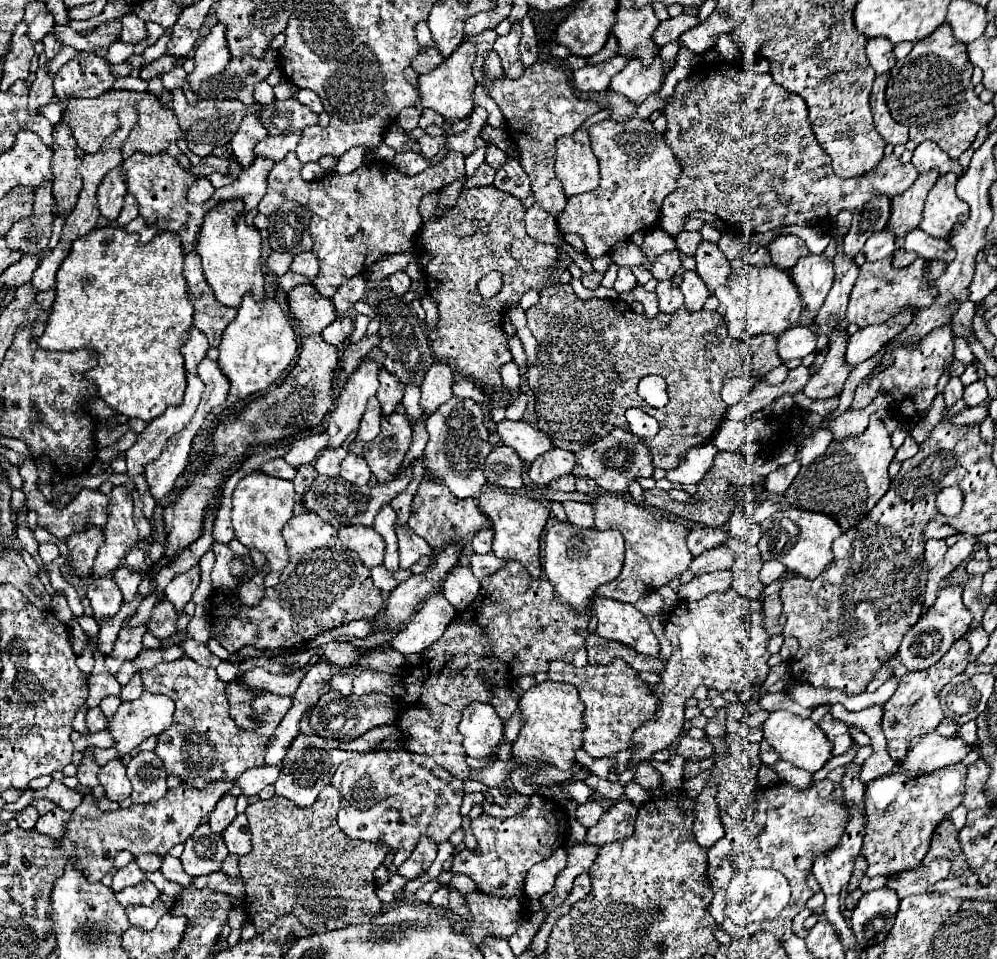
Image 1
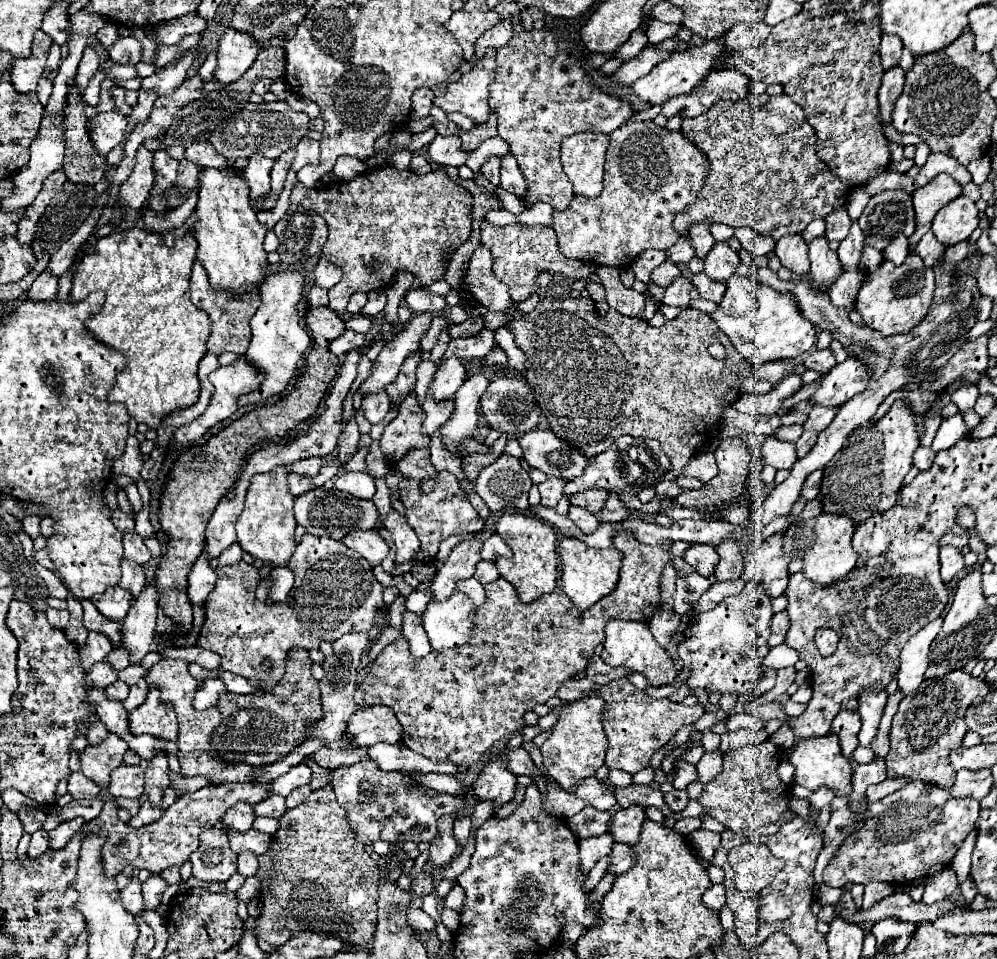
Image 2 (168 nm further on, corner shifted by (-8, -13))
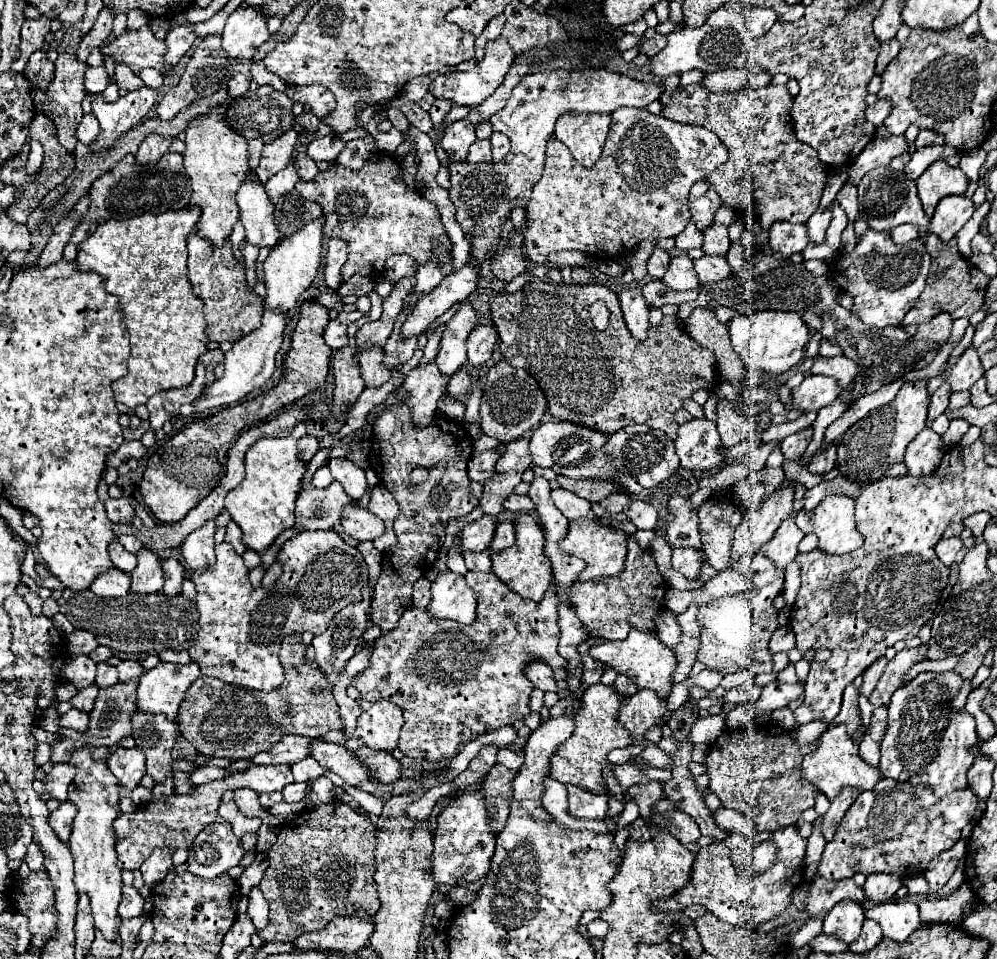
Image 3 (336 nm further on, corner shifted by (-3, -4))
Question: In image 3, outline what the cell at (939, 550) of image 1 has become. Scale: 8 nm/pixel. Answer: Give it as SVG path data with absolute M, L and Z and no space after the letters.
M951 537L951 539L941 539L941 541L937 543L937 547L935 547L935 553L937 553L937 557L939 557L945 565L951 565L961 549L963 549L961 537Z

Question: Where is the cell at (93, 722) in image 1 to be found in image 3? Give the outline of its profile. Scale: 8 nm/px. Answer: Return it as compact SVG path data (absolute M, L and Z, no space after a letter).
M69 709L65 715L61 715L57 719L59 727L69 727L69 729L75 729L79 733L87 731L87 723L89 723L89 715L83 711L77 711L77 709Z

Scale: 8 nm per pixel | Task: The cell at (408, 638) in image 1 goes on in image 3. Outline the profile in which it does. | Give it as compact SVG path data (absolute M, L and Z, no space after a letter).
M445 571L431 585L433 601L427 607L433 617L453 619L469 625L477 615L477 601L473 589L467 585L463 575Z

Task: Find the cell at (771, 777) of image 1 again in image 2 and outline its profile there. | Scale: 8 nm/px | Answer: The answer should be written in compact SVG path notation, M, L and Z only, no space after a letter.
M782 760L780 762L780 766L778 766L778 778L780 778L782 784L790 784L794 780L794 770L788 764L788 760Z

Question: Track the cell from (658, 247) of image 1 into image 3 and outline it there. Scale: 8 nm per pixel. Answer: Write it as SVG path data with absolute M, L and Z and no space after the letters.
M689 221L687 227L685 227L685 231L683 231L675 241L677 241L675 247L677 247L679 251L689 251L689 249L693 249L693 247L701 247L701 243L703 243L703 233L695 227L693 221Z

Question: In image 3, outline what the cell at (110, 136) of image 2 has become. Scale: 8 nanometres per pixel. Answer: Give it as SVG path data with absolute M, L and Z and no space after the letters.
M93 113L83 115L83 119L81 119L79 127L77 127L77 139L79 139L81 143L89 145L97 133L99 133L99 123L97 123L95 115L93 115Z

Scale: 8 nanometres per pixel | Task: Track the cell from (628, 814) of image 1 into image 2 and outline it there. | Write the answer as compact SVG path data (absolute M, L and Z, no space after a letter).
M630 806L630 808L618 810L610 822L610 834L612 834L614 842L634 846L640 840L642 822L644 822L642 806Z

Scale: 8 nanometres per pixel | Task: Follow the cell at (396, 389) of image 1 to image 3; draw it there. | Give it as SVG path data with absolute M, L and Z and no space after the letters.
M413 303L407 305L395 319L395 325L393 325L393 333L391 337L387 339L387 345L383 347L385 349L385 363L389 369L395 369L397 365L403 365L407 363L411 357L413 357L413 351L417 347L417 335L411 335L411 337L403 337L401 333L401 325L403 321L407 319L407 315L411 315L411 309L413 309Z

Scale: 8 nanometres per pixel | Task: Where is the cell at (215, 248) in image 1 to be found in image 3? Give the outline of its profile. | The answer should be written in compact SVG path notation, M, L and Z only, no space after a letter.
M227 103L213 107L207 115L197 115L185 129L187 151L185 171L191 177L191 205L201 207L201 219L197 223L197 233L209 239L213 245L223 245L233 231L235 221L239 219L237 191L247 179L247 139L239 135L227 123Z

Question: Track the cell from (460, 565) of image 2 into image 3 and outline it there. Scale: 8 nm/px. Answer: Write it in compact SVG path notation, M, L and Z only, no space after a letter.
M483 515L477 521L471 521L461 531L461 551L485 551L491 545L491 539L495 535L497 517L495 515Z

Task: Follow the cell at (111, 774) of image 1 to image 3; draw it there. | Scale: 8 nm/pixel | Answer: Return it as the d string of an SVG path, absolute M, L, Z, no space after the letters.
M117 749L107 763L125 789L135 789L145 775L145 755L139 749Z

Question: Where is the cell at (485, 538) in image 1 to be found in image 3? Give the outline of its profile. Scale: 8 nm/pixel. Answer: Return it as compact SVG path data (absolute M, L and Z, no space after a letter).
M503 521L495 529L495 539L491 541L491 549L493 551L503 551L511 545L515 545L515 523L513 521Z

